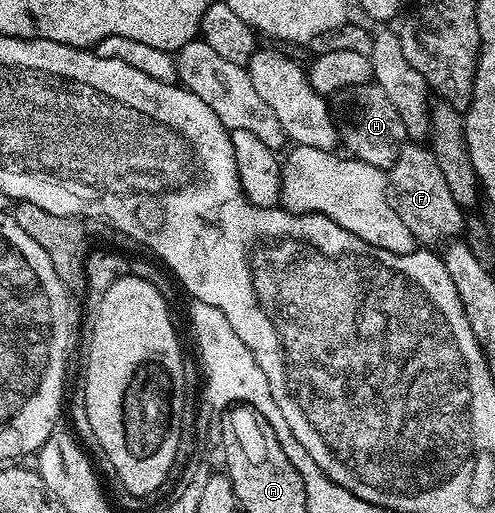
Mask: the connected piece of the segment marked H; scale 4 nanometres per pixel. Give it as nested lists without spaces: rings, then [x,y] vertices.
[[[377,83],[338,90],[332,97],[332,112],[341,144],[344,149],[346,145],[345,152],[349,156],[385,171],[393,167],[398,152],[407,144],[408,138],[404,119],[400,119],[400,111],[392,107],[392,99],[384,95],[384,91]]]

